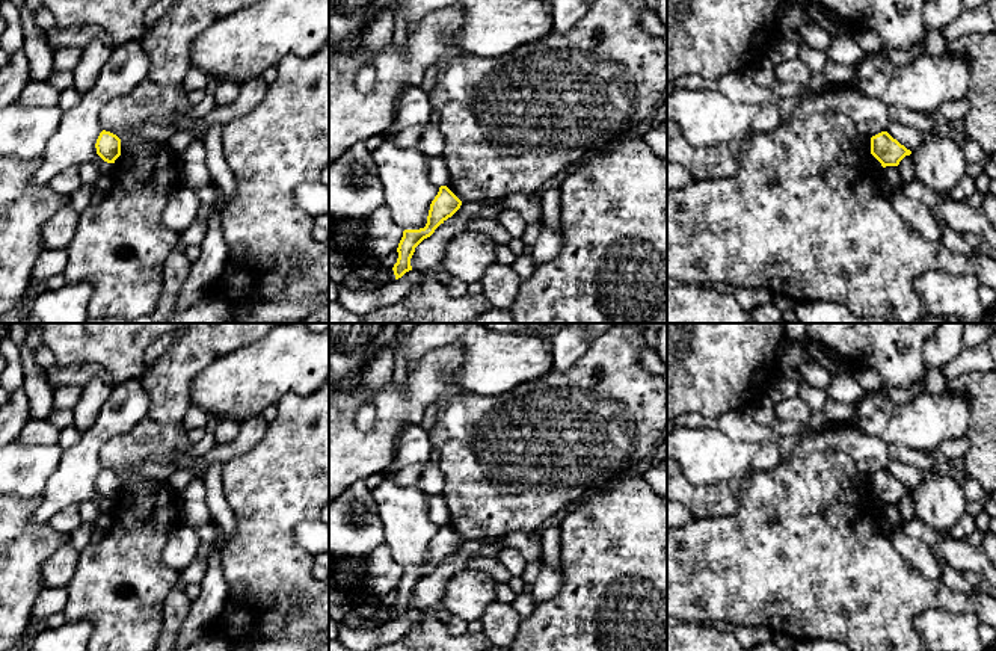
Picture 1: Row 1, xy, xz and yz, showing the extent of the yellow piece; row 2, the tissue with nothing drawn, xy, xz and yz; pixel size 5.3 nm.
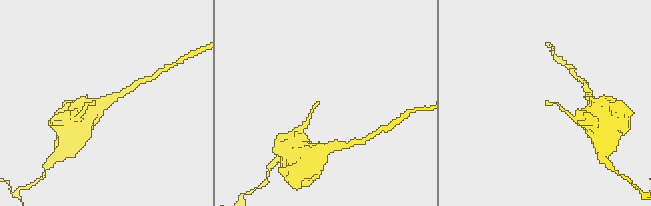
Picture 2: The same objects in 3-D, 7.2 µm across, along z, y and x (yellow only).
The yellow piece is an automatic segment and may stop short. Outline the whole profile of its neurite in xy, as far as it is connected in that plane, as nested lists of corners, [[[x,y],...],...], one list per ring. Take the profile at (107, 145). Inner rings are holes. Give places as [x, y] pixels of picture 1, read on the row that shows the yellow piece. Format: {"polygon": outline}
{"polygon": [[[103,130],[95,143],[97,154],[107,163],[115,163],[115,160],[121,156],[121,139]]]}

